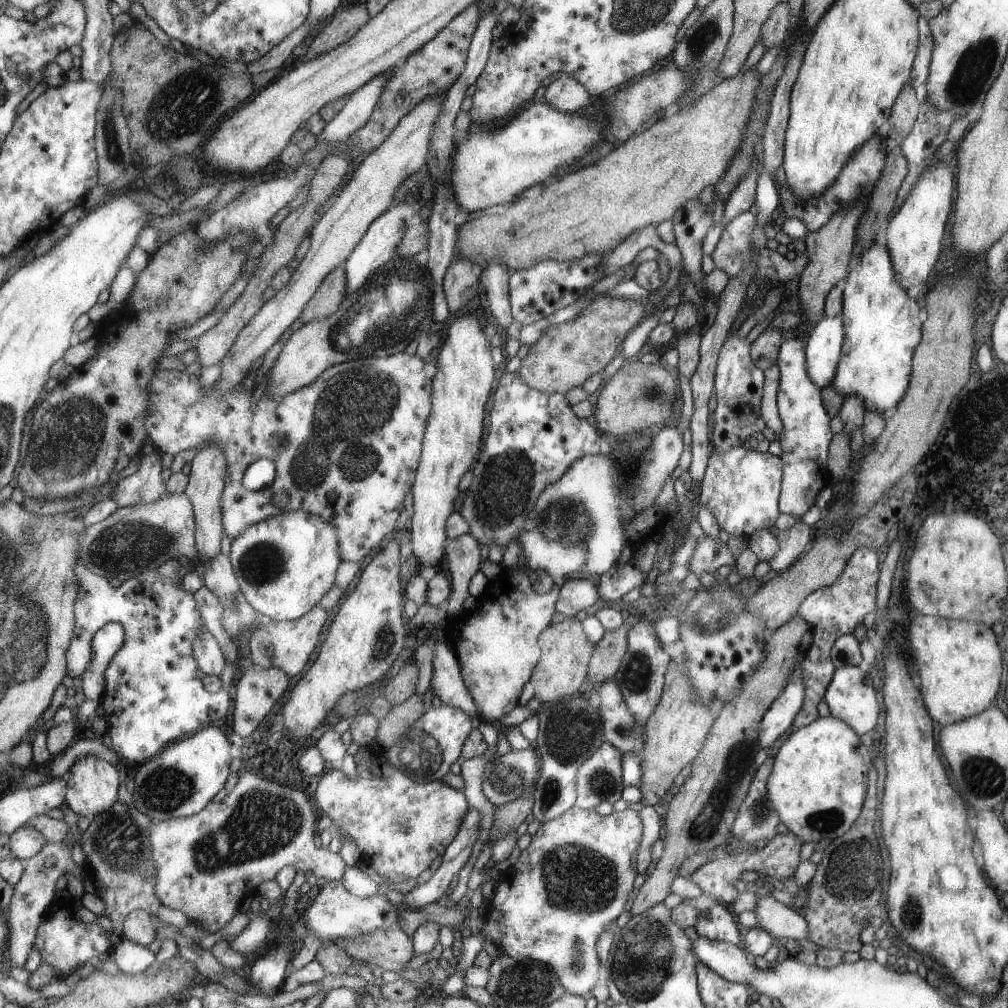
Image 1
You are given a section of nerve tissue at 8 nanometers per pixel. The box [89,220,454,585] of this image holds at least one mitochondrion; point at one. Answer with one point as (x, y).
(349, 410)

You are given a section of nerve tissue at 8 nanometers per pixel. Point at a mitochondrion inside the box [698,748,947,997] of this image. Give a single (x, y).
(849, 874)

